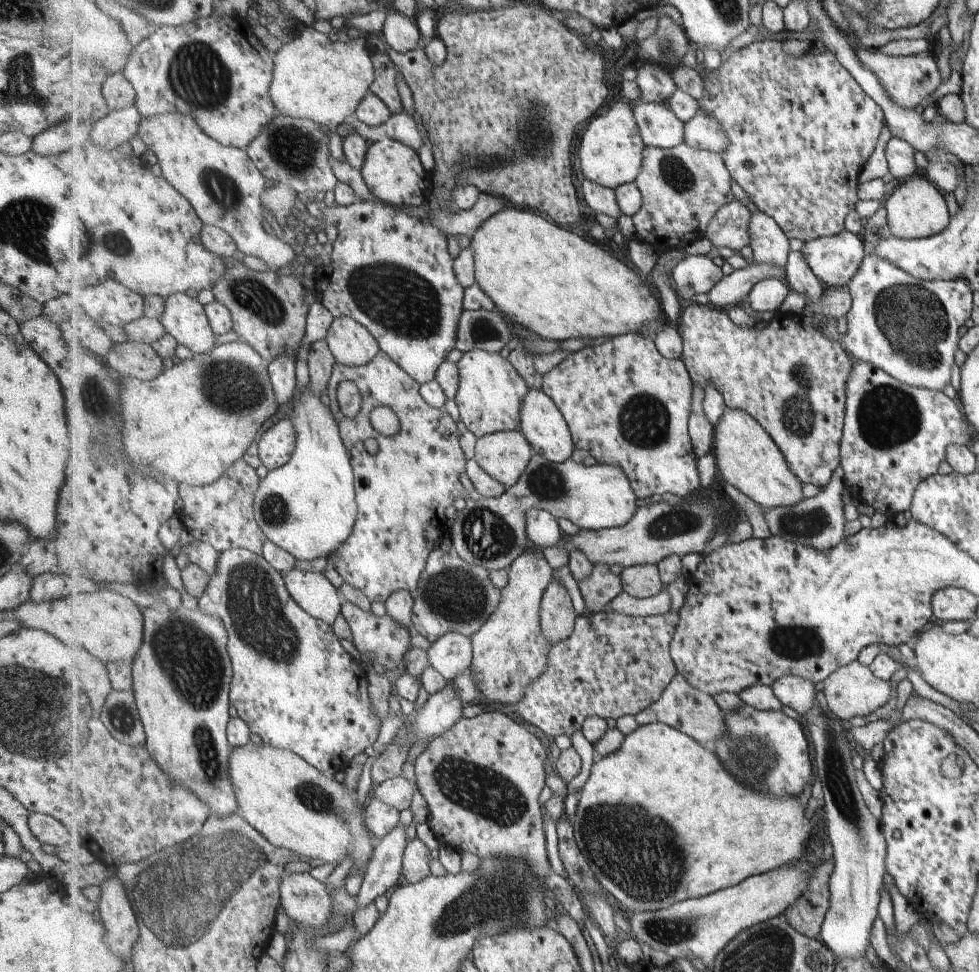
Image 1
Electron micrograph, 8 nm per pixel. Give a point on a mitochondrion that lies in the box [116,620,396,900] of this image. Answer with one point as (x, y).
(309, 794)

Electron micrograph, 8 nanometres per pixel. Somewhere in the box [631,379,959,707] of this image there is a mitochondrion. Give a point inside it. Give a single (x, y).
(887, 416)

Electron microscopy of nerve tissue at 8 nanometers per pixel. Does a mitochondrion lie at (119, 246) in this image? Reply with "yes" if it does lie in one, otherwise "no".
yes

